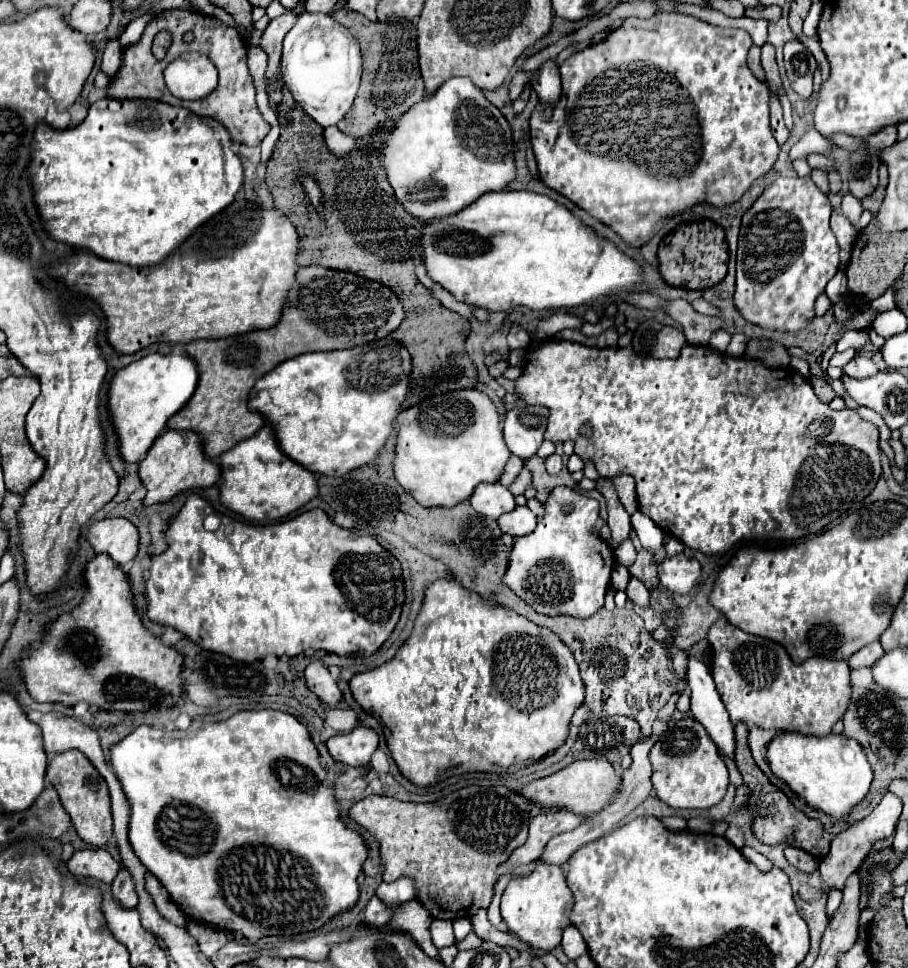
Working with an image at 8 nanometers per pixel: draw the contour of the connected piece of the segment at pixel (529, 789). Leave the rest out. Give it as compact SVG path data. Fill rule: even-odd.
M585 759L585 761L573 761L571 765L563 767L561 771L549 777L527 783L525 787L521 787L519 795L523 795L525 799L529 799L533 805L539 805L539 807L567 809L579 817L589 817L591 813L601 811L611 801L611 797L619 789L619 783L621 783L619 779L621 777L613 771L607 759Z

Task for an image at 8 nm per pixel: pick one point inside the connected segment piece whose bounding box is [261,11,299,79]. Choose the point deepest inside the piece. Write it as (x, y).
(272, 41)

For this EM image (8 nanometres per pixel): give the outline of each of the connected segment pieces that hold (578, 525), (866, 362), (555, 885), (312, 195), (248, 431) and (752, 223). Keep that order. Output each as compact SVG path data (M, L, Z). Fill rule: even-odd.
M557 487L551 491L551 497L549 501L545 503L545 517L539 519L537 523L537 529L525 537L517 537L515 539L515 545L511 549L511 555L509 555L509 567L507 567L507 573L503 577L503 581L525 601L529 603L537 613L543 613L543 615L571 615L571 617L591 617L593 613L597 613L601 607L603 607L603 601L605 601L605 593L609 589L609 583L611 583L611 571L615 567L615 555L613 555L613 549L603 541L599 539L599 535L595 535L593 527L595 527L595 521L599 519L599 503L591 497L585 497L581 493L577 493L575 489L569 489L569 487ZM565 507L571 507L571 511L565 511Z
M853 357L845 367L843 371L853 377L853 379L865 379L865 377L873 377L875 373L879 373L879 367L869 359L869 357Z
M537 861L535 869L525 877L513 877L501 897L501 917L509 931L533 949L553 951L561 943L561 933L571 925L569 915L575 905L573 893L565 881L565 873L559 865Z
M301 175L301 183L303 183L309 199L313 199L313 205L317 207L317 211L321 211L321 205L319 205L321 203L321 189L317 187L317 183L309 175Z
M301 267L297 271L297 281L289 291L287 305L283 309L283 319L279 325L263 331L249 331L245 335L233 335L225 339L199 339L191 341L185 351L197 361L199 383L187 405L169 419L167 427L173 429L193 429L203 435L205 453L209 459L217 459L221 453L233 449L247 437L253 437L263 425L265 417L247 407L247 397L253 385L279 363L289 361L301 353L309 351L331 351L331 349L351 349L357 341L375 341L391 335L405 319L405 309L393 289L383 283L359 277L347 271L333 271L325 267Z
M811 177L775 179L751 205L751 209L743 213L737 251L735 305L747 321L775 331L799 331L815 317L813 303L839 269L839 245L829 229L829 217L829 199L817 189Z

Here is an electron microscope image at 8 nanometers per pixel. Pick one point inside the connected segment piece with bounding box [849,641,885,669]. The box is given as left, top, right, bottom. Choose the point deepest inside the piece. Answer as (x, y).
(871, 654)

